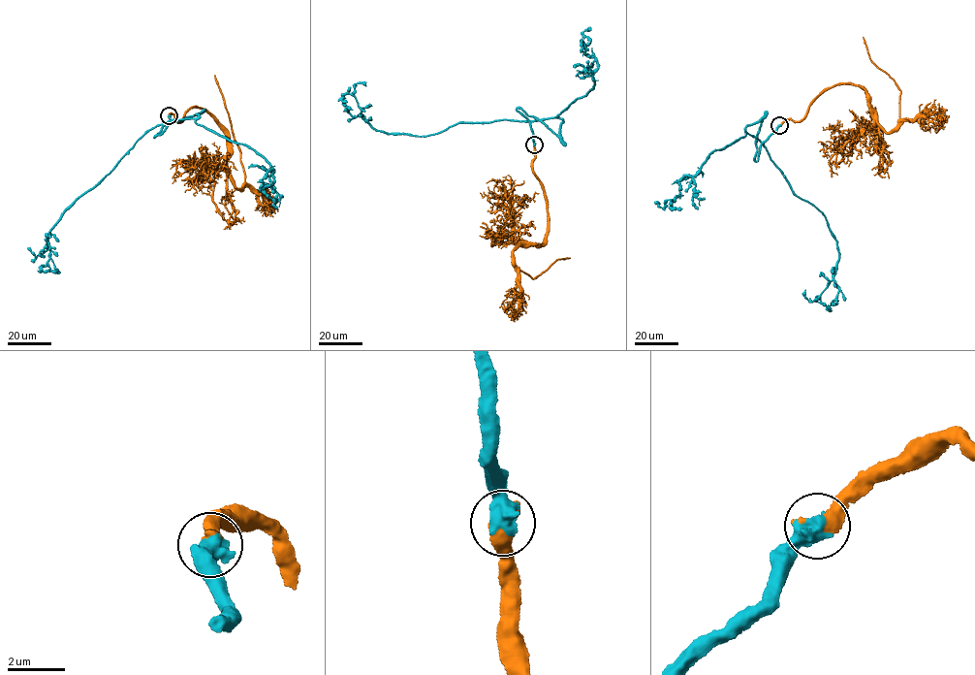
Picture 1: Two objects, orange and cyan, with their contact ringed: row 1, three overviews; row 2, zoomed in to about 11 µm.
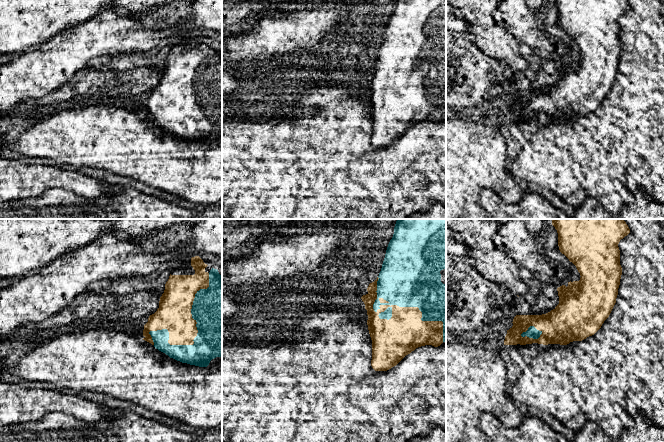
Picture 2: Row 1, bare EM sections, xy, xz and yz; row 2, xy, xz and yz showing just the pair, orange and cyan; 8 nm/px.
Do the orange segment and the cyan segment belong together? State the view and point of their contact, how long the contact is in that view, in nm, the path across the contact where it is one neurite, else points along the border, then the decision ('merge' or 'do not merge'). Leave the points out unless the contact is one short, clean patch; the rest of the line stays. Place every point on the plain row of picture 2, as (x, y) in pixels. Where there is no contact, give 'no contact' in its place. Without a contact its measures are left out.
contact xz (413, 83); length 750 nm; merge

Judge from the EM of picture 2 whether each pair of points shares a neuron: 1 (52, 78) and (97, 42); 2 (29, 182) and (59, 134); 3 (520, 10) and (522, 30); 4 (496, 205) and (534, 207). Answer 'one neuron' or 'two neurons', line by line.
1: one neuron
2: two neurons
3: one neuron
4: one neuron

